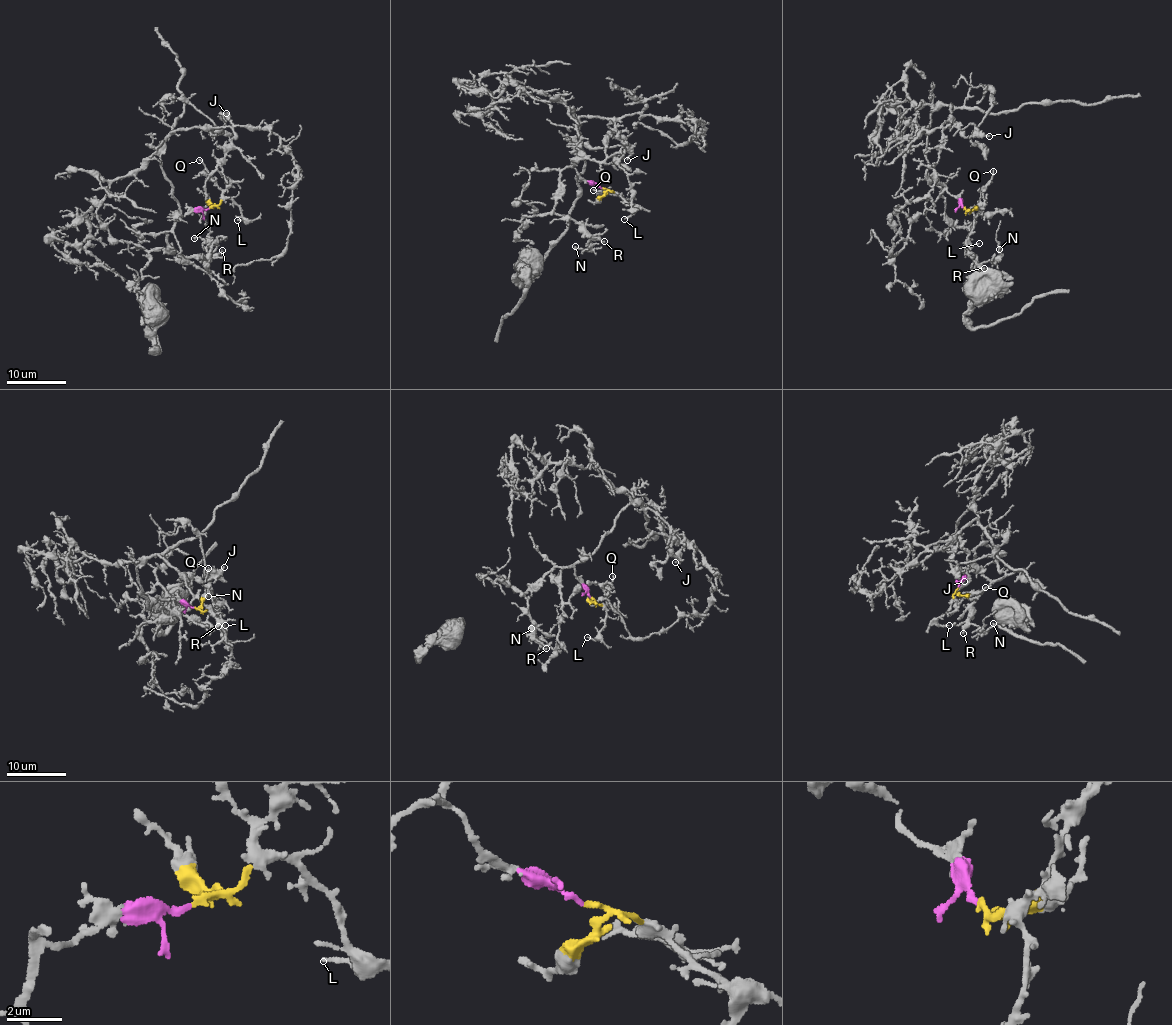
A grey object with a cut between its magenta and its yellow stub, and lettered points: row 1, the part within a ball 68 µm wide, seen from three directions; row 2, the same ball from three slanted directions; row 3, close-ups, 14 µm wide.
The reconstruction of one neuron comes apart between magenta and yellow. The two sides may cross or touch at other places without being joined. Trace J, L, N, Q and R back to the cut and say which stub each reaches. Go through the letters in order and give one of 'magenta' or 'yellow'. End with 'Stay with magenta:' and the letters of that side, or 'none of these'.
J: magenta
L: yellow
N: magenta
Q: yellow
R: magenta
Stay with magenta: J, N, R

